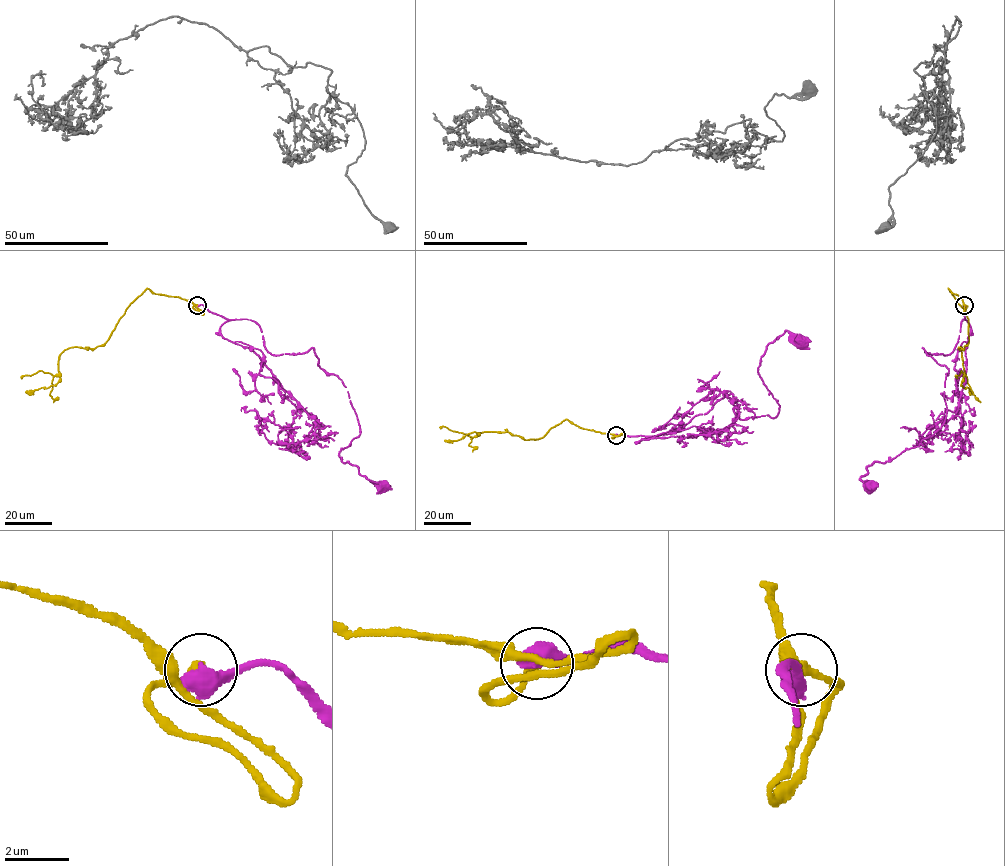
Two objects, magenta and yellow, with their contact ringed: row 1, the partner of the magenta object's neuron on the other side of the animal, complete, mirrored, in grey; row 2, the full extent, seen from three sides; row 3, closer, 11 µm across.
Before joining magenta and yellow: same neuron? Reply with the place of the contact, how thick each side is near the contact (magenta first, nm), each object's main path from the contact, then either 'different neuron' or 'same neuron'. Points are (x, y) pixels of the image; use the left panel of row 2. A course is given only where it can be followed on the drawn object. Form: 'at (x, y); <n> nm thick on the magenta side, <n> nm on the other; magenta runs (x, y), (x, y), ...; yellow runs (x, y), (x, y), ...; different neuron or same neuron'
at (197, 305); 650 nm thick on the magenta side, 280 nm on the other; magenta runs (196, 305), (254, 321), (272, 354), (313, 348), (318, 365), (346, 387), (359, 426), (339, 456), (383, 486); yellow runs (196, 305), (147, 289), (126, 308), (106, 341), (94, 349), (65, 349), (59, 356), (56, 384), (25, 392); different neuron

